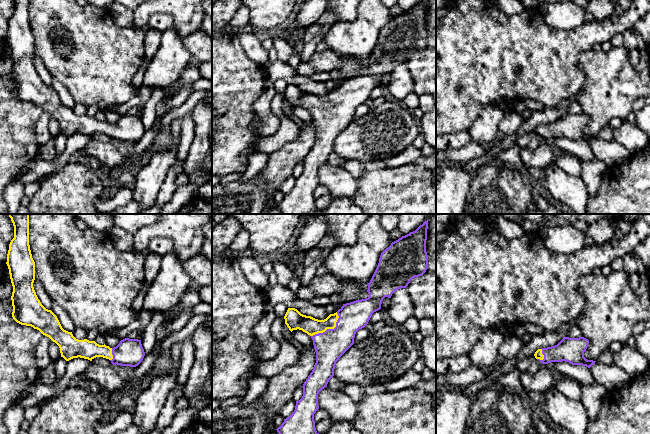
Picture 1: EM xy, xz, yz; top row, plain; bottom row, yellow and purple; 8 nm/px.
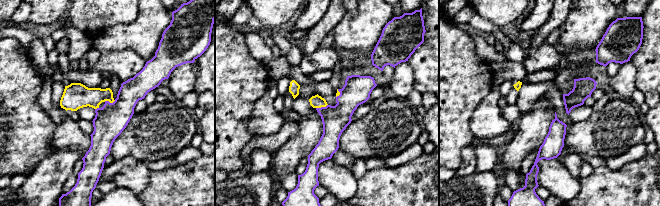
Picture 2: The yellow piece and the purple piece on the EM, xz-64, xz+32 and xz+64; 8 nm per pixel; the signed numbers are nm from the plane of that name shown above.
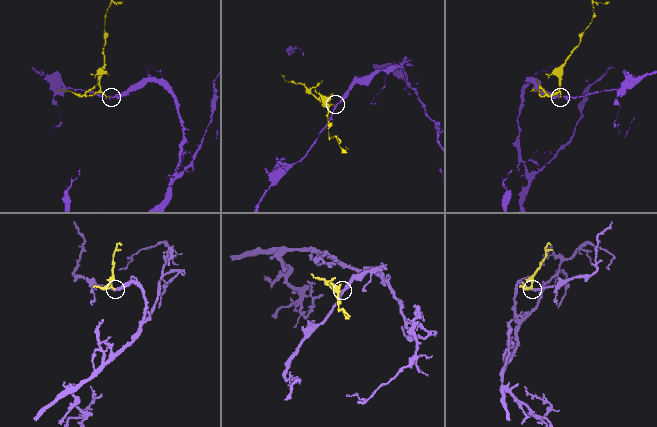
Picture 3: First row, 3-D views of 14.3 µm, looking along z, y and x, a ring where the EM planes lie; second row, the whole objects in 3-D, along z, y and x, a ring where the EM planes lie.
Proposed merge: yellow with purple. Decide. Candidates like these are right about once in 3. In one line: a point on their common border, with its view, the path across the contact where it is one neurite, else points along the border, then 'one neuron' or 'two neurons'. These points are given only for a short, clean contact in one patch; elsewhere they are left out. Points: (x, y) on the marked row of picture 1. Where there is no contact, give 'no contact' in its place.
xz (330, 328) | across xz (311, 326), (315, 328), (330, 328), (330, 345) | one neuron

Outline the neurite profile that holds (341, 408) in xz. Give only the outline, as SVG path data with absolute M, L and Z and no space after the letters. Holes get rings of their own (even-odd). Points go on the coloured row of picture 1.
M328 387L318 394L319 409L325 410L331 421L352 422L357 415L359 403L360 401L352 400L347 394Z

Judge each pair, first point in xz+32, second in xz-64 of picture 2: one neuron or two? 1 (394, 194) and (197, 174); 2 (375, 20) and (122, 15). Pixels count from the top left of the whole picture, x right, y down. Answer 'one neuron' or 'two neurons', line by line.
1: one neuron
2: two neurons

